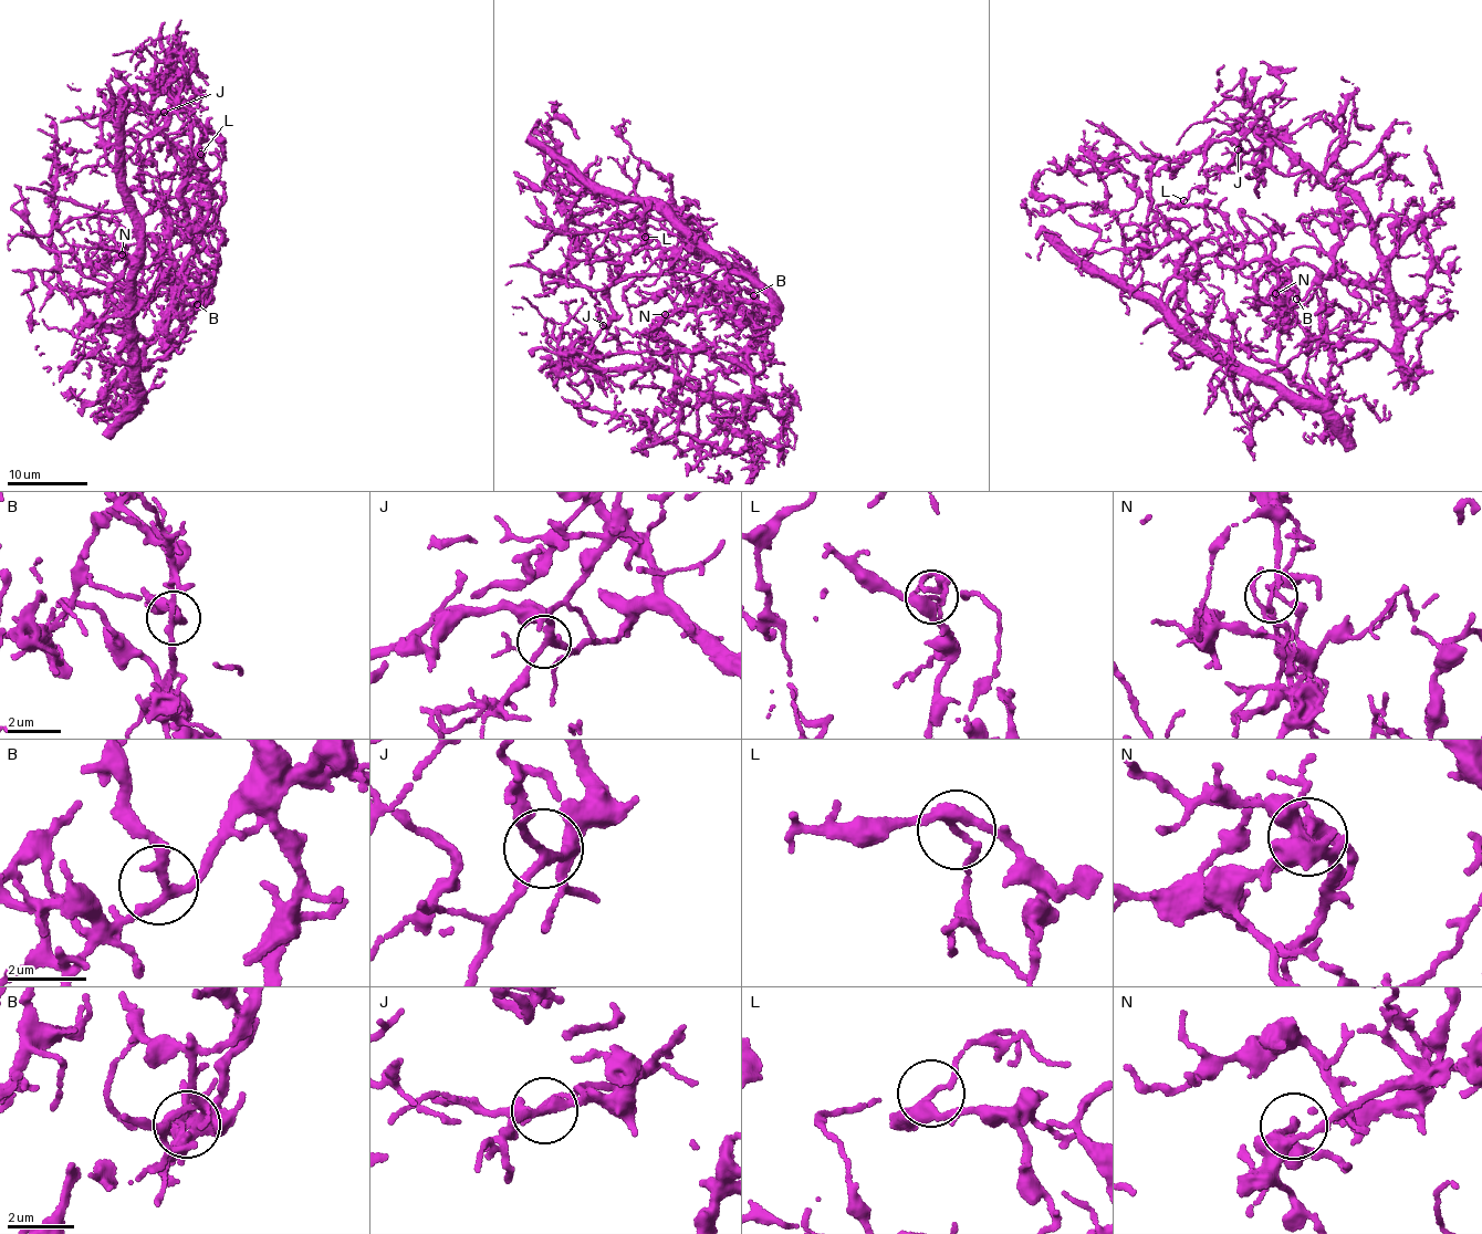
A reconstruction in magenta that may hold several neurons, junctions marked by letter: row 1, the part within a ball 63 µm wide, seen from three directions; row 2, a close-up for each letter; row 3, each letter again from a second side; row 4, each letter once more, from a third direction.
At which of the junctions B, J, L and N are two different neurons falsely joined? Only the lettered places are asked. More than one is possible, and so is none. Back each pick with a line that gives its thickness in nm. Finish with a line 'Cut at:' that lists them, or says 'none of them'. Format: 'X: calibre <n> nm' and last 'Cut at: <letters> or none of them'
Cut at: none of them

